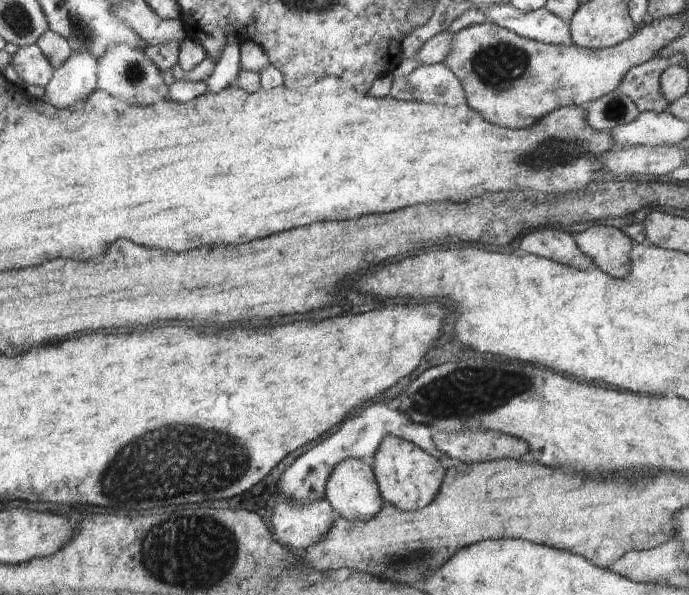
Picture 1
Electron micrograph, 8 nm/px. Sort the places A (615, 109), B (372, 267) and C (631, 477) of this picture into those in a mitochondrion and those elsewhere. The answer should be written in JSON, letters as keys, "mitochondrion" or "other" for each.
{"A":"mitochondrion","B":"other","C":"other"}

